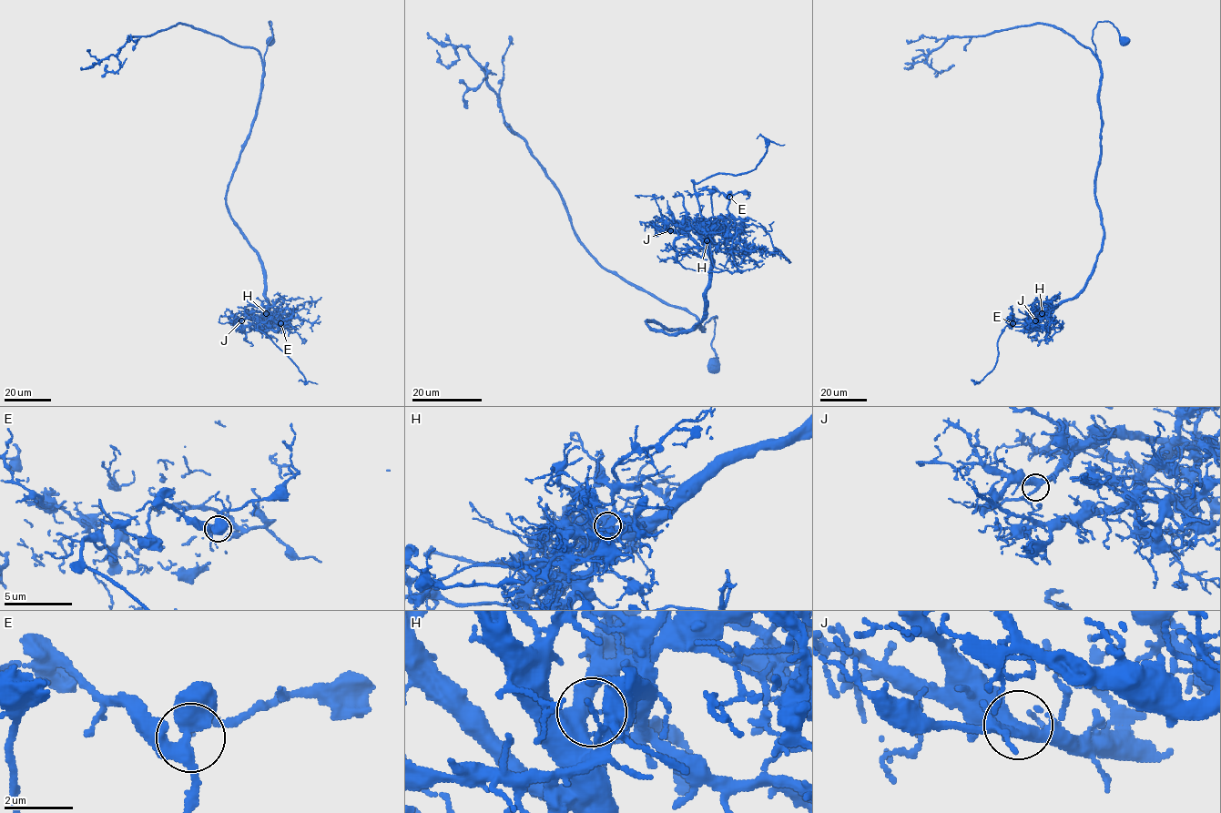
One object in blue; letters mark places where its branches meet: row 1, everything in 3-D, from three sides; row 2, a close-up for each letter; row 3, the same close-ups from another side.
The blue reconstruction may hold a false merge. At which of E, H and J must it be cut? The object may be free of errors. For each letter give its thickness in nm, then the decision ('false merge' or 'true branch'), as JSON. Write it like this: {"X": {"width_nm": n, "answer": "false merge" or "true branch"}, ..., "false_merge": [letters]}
{"E": {"width_nm": 400, "answer": "true branch"}, "H": {"width_nm": 420, "answer": "false merge"}, "J": {"width_nm": 400, "answer": "true branch"}, "false_merge": ["H"]}

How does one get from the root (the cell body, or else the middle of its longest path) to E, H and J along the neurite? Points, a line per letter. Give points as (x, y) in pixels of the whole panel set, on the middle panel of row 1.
E: (713, 363), (716, 316), (703, 330), (646, 322), (677, 333), (703, 319), (707, 245), (731, 219), (729, 197)
H: (713, 363), (716, 316), (703, 330), (646, 323), (677, 333), (703, 319), (710, 267), (707, 241)
J: (713, 363), (716, 316), (703, 330), (646, 323), (677, 333), (704, 316), (710, 257), (686, 234), (670, 230)

